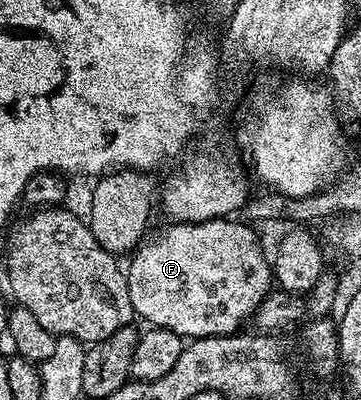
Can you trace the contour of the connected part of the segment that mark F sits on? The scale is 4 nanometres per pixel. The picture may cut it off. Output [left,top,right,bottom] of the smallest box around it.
[125,217,273,340]

